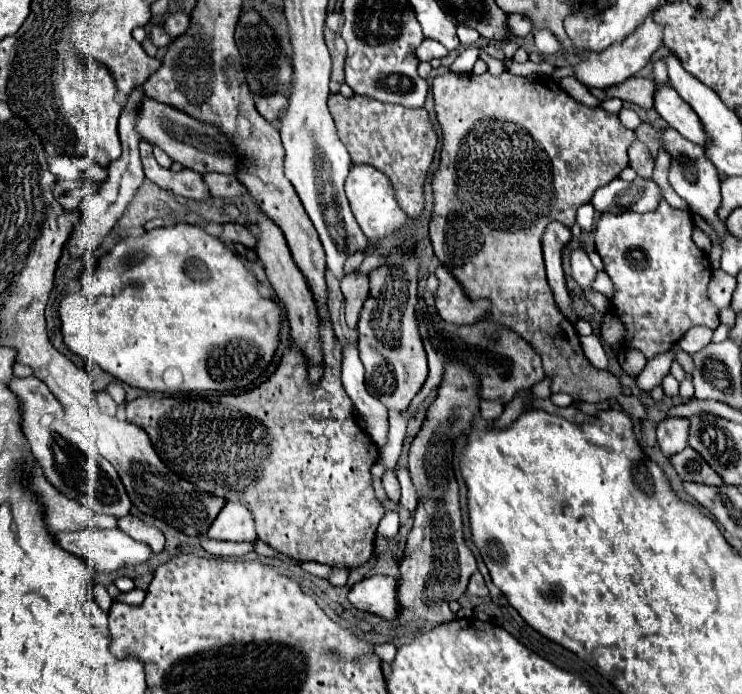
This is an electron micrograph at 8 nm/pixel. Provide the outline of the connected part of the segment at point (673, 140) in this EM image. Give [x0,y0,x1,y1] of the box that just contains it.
[663,127,725,237]

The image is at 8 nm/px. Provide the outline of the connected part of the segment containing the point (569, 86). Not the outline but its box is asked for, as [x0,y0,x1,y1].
[557,77,599,107]

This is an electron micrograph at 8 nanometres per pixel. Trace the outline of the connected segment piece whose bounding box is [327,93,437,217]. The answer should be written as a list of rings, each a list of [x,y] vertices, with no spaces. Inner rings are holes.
[[[331,93],[327,103],[341,141],[351,155],[351,163],[365,163],[385,173],[391,181],[399,207],[409,217],[417,217],[423,211],[423,183],[437,147],[437,135],[431,129],[427,111],[423,107],[409,109],[403,105],[381,103],[363,95],[353,95],[347,99],[341,93]]]

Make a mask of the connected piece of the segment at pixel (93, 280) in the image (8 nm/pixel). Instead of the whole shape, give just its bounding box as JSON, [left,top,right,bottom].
[59,223,281,393]

